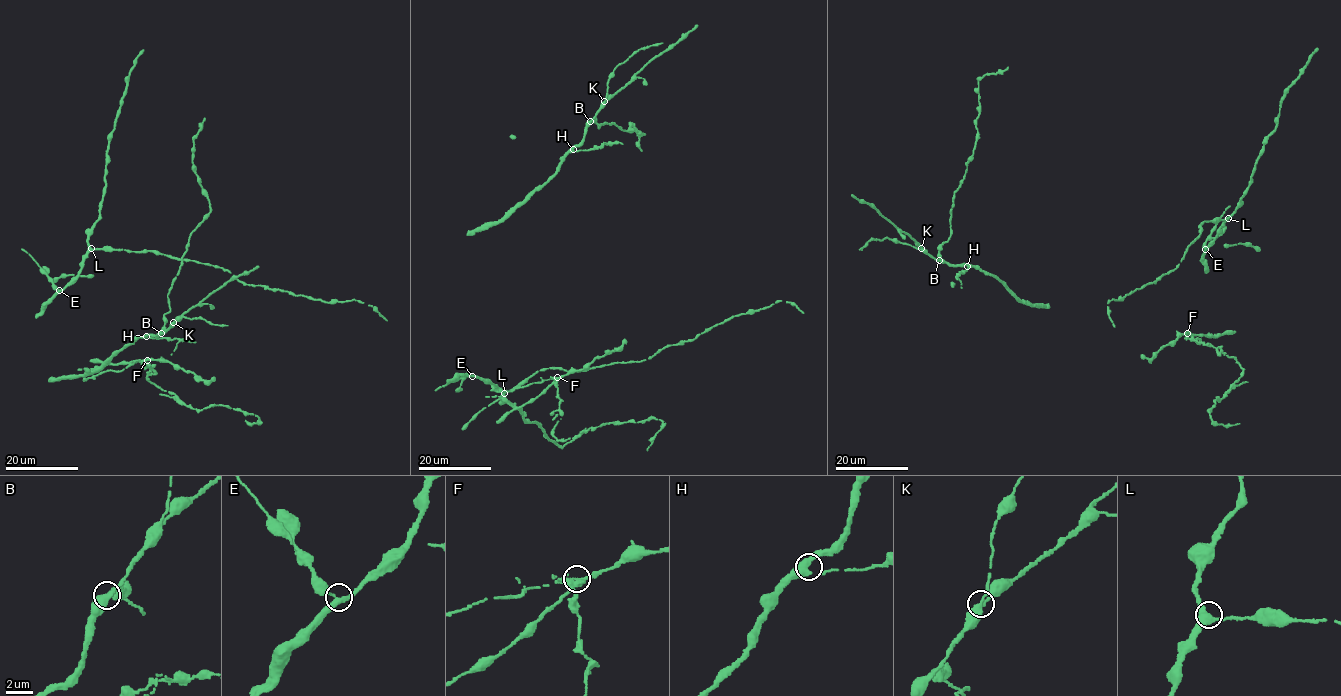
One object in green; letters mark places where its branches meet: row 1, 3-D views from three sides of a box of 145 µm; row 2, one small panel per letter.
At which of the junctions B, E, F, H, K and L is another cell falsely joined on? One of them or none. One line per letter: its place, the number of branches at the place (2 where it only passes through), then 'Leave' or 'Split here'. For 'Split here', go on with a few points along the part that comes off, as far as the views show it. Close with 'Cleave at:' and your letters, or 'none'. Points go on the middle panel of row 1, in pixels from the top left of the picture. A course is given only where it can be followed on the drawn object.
B: Place: (590, 121). Branches: 3. Leave
E: Place: (472, 376). Branches: 3. Leave
F: Place: (557, 377). Branches: 3. Split here. Course of the part to remove: (557, 378), (552, 378), (561, 414), (552, 433), (557, 439), (575, 437), (606, 423), (661, 420), (647, 450)
H: Place: (573, 149). Branches: 3. Leave
K: Place: (604, 101). Branches: 3. Leave
L: Place: (504, 393). Branches: 3. Leave
Cleave at: F

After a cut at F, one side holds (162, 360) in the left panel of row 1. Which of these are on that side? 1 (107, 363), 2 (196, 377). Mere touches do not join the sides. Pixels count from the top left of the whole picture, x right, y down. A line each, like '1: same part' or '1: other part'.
1: same part
2: same part

